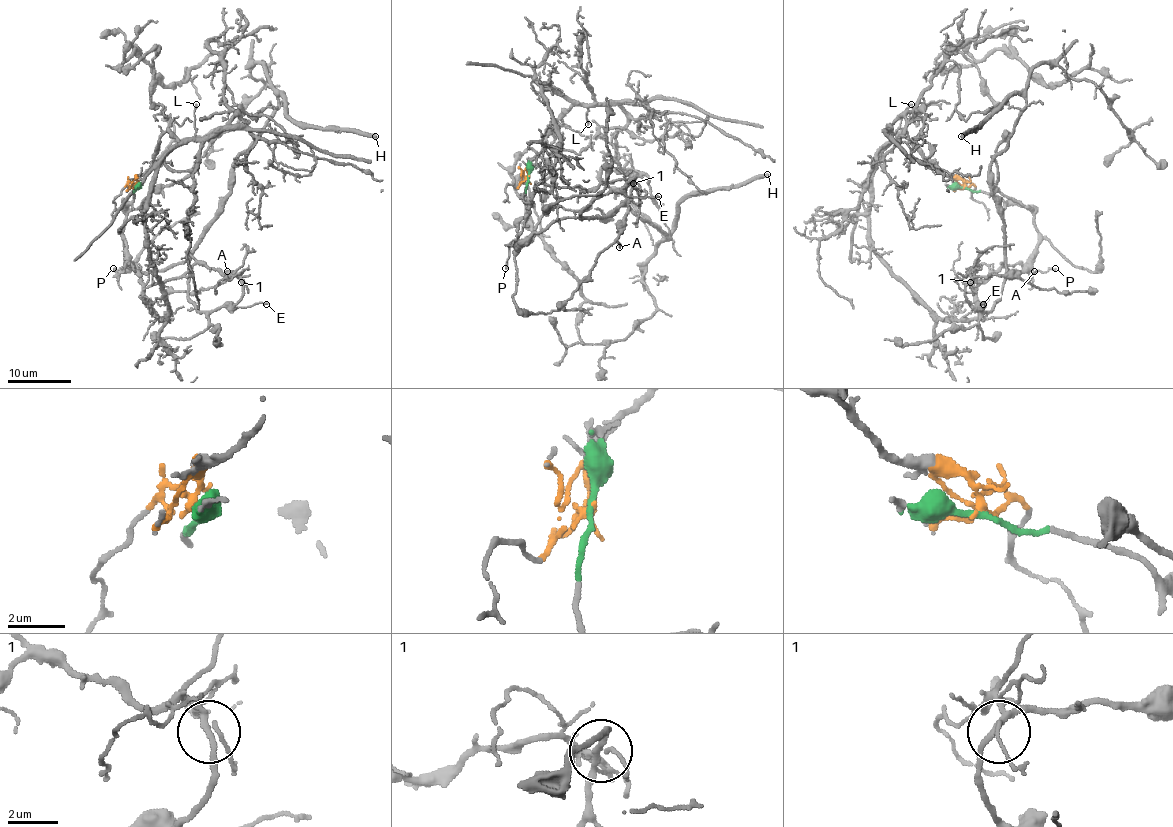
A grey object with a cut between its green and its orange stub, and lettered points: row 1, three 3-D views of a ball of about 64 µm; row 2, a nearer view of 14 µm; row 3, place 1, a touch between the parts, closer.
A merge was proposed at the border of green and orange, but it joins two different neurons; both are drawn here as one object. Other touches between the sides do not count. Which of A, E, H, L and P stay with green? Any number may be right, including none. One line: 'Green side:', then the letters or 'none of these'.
Green side: A, E, H

